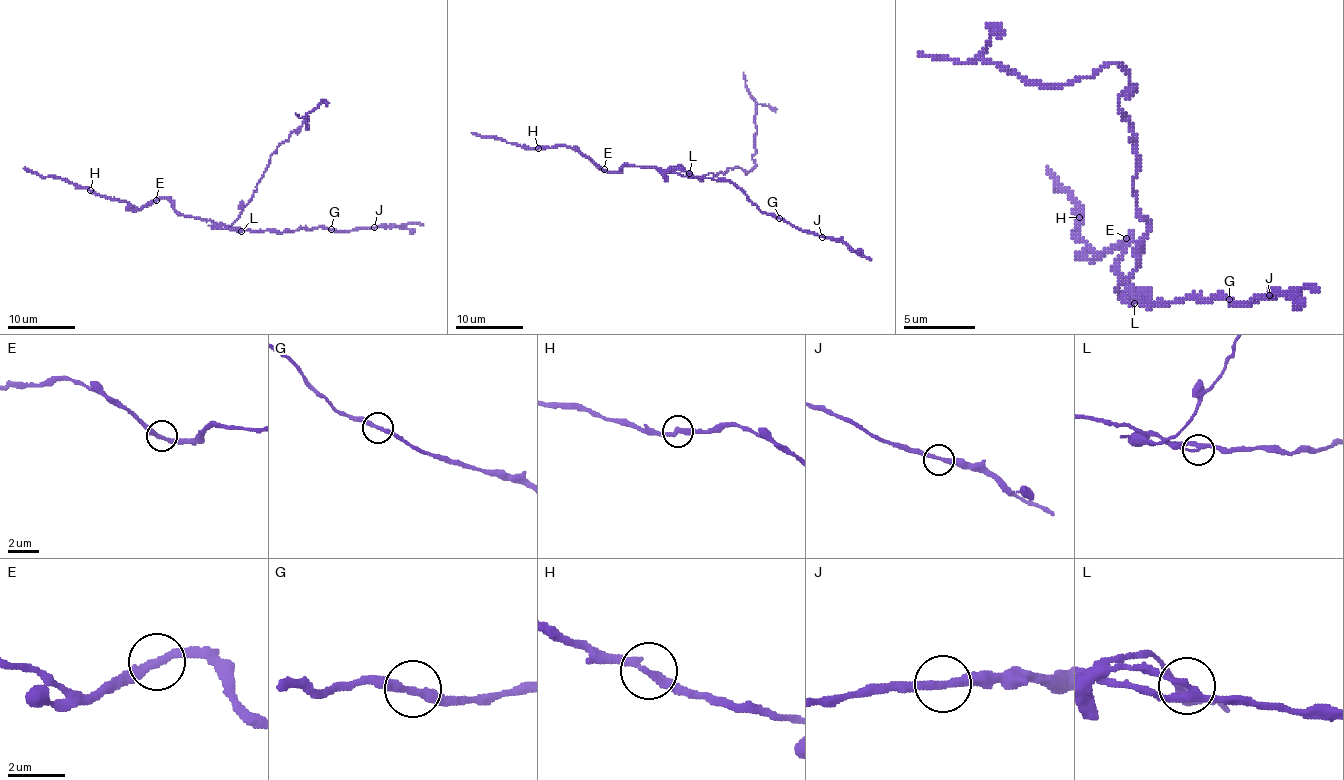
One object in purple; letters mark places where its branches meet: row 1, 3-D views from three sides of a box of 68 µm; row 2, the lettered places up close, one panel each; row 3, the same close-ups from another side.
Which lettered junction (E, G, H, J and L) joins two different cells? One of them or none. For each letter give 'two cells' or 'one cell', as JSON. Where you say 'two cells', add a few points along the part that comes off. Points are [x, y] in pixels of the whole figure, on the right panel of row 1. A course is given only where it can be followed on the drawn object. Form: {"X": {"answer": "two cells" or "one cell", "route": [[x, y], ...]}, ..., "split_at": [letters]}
{"E": {"answer": "one cell"}, "G": {"answer": "one cell"}, "H": {"answer": "one cell"}, "J": {"answer": "one cell"}, "L": {"answer": "two cells", "route": [[1133, 302], [1119, 284], [1147, 231], [1119, 106], [1129, 77], [1115, 63], [1033, 84], [919, 52]]}, "split_at": ["L"]}

